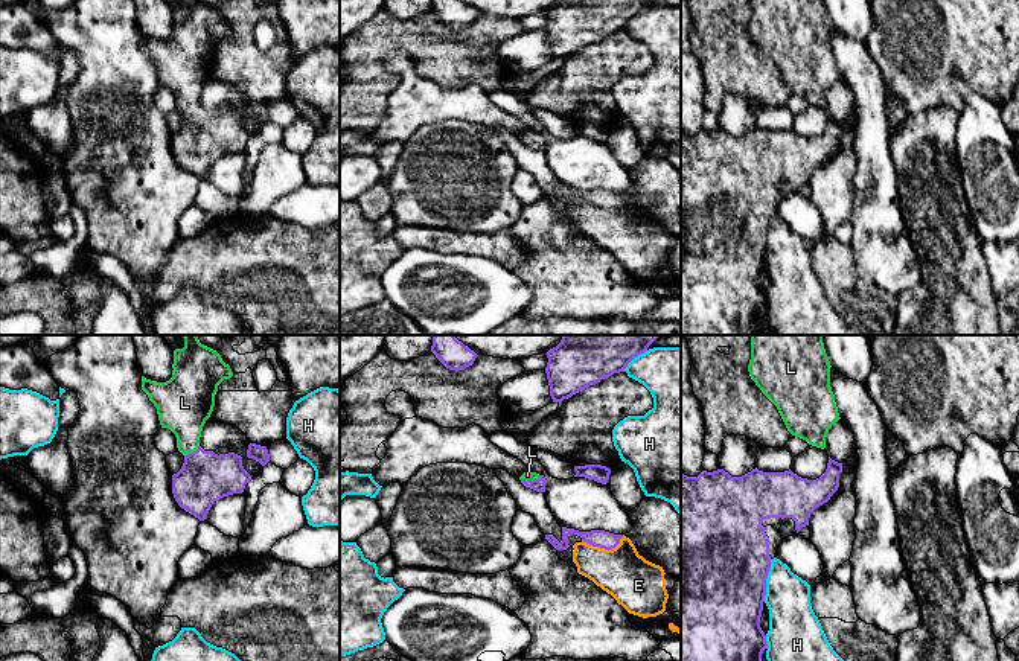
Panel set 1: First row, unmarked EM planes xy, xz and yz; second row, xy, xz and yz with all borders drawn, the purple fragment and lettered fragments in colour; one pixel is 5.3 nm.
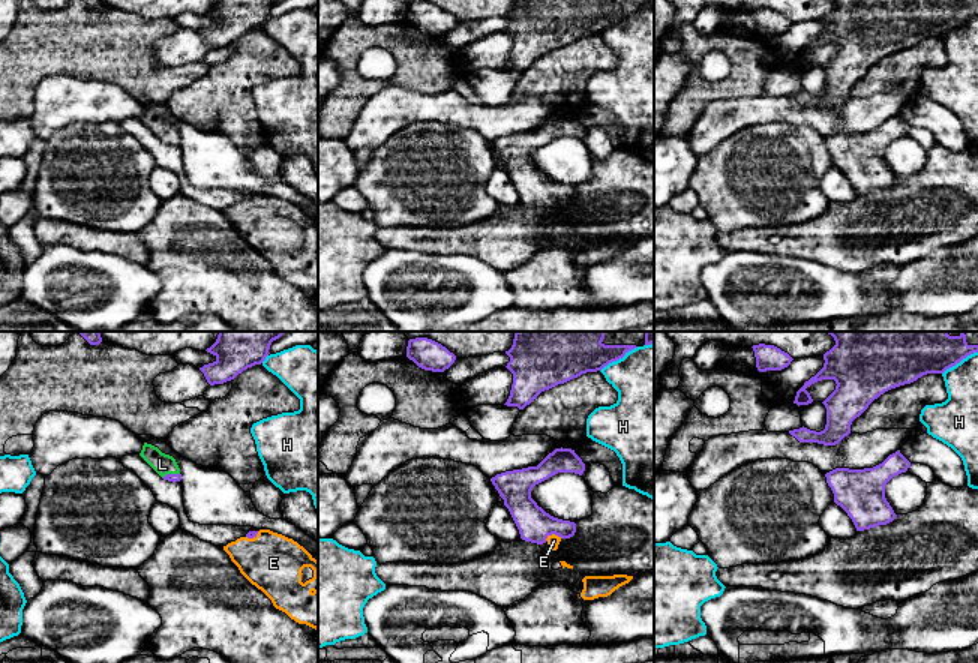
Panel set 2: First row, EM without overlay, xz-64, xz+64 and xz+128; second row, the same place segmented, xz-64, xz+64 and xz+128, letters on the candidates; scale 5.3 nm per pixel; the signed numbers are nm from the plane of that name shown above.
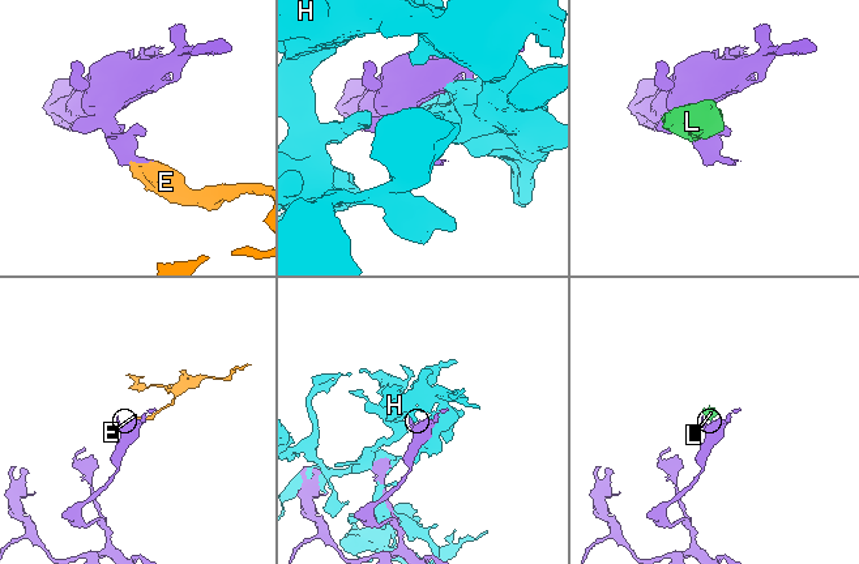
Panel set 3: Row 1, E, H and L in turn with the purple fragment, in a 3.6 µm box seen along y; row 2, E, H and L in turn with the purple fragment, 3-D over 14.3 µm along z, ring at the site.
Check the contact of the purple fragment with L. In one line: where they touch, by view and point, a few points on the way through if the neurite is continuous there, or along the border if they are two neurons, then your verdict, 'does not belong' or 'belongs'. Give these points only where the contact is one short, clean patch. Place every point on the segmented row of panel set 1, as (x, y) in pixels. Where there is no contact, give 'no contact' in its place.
meets purple in xz at (530, 480); runs through xz (538, 485), (530, 480), (527, 475); belongs

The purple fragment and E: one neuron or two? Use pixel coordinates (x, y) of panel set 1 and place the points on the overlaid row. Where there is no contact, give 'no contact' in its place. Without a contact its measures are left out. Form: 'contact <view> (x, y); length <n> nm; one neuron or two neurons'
contact xz (603, 547); length 220 nm; one neuron

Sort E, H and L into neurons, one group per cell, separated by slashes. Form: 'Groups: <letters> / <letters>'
Groups: E L / H

